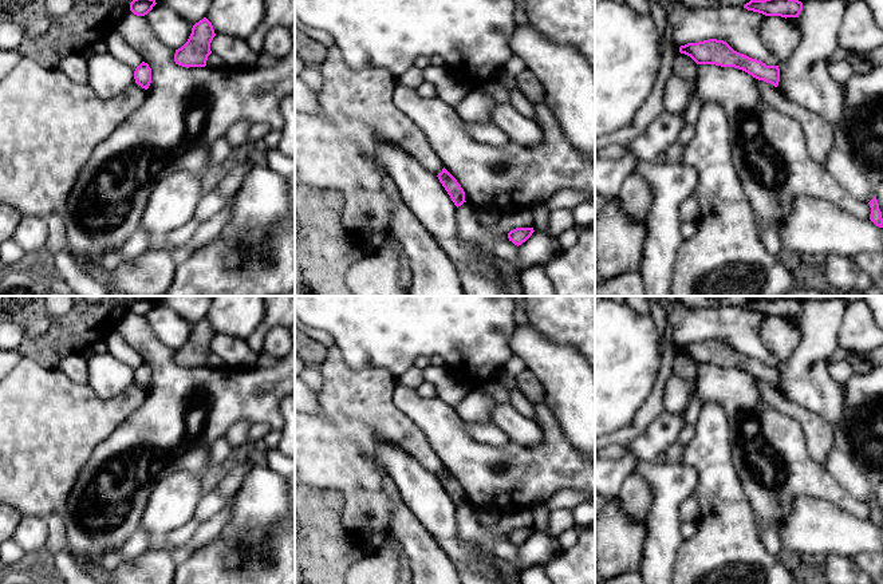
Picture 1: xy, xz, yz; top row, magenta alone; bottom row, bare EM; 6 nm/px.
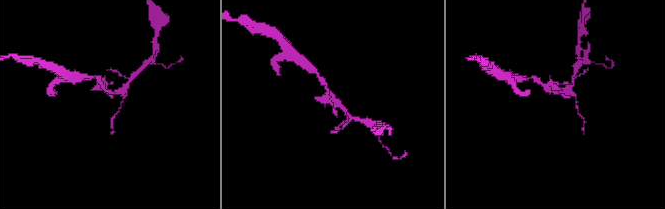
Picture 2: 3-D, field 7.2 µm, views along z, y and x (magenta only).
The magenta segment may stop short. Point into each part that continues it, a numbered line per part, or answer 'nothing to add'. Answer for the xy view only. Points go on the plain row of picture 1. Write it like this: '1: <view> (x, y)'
1: xy (48, 425)

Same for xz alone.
1: xz (336, 450)

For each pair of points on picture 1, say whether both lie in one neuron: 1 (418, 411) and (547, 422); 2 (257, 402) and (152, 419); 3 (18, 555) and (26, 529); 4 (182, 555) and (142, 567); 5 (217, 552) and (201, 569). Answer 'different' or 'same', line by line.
1: same
2: same
3: different
4: different
5: same

